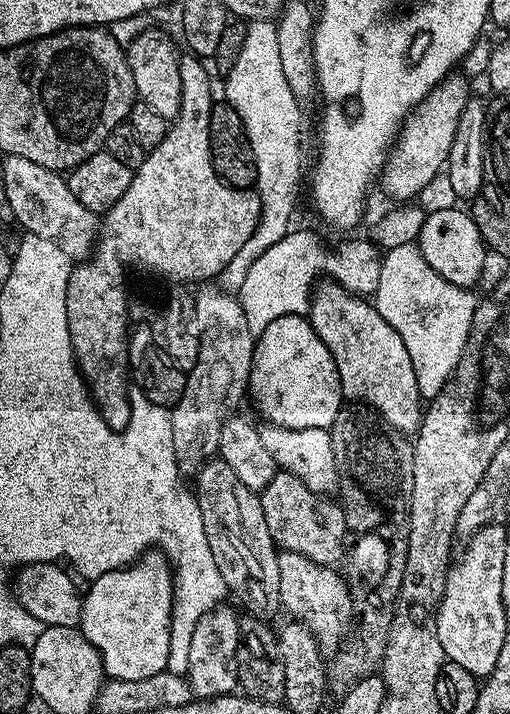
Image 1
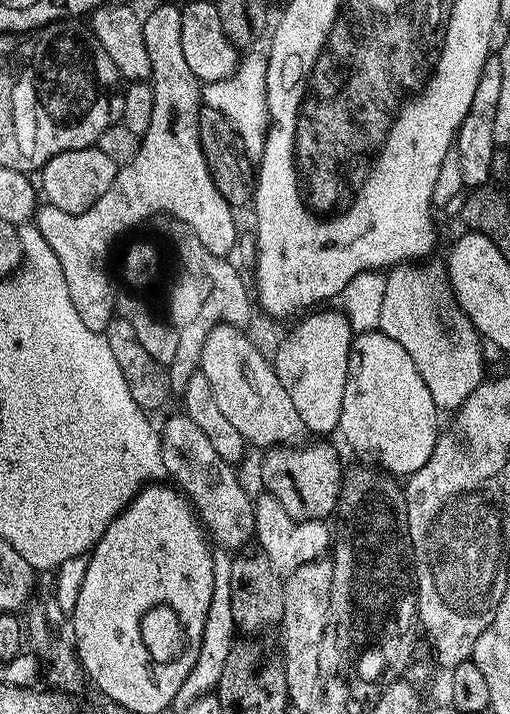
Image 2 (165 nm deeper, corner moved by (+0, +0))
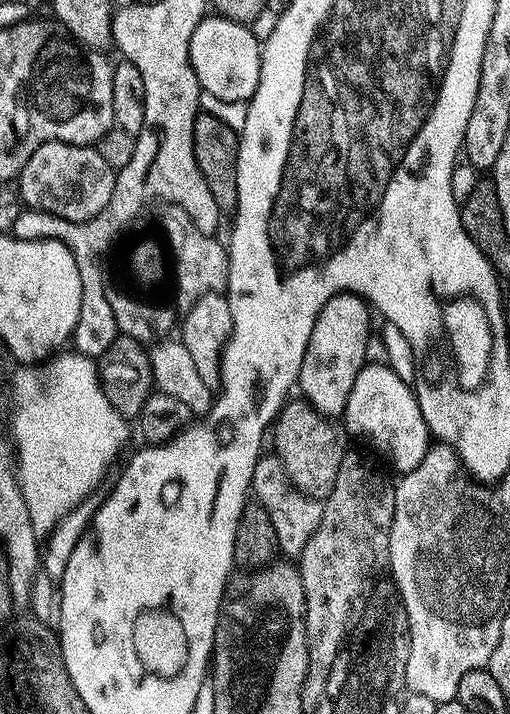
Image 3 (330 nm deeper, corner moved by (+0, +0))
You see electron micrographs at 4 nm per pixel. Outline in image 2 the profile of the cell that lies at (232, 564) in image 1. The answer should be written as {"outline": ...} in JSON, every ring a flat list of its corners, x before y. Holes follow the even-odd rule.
{"outline":[[186,415,170,417,164,428,162,424,159,433,164,471,176,479,175,487,188,497,211,539,215,543,217,540,224,550,240,548,247,540,251,541,256,535,256,506,253,497,248,497,247,490,240,485,237,469,218,455,218,450,214,450,214,445,206,439,206,433]]}

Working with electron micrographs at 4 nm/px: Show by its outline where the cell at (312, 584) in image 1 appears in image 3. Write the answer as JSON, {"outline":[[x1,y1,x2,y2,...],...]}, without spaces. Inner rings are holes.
{"outline":[[274,454,261,455,254,466,250,492,255,503,263,506,266,514,270,514,270,522,274,522,277,549,285,557,299,557,306,542,310,542,310,534,314,534,314,530,318,530,318,522,322,522,323,503,317,497,307,496,297,490,290,482,282,462]]}

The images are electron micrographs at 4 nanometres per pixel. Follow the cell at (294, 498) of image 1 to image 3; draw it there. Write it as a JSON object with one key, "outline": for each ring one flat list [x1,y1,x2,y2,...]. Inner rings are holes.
{"outline":[[292,398,280,409,274,421,274,436,275,432,274,455,282,462,292,485,307,496,327,498,334,478,338,478,338,466,342,466,344,453,350,448,350,437,344,431,343,423,323,416,303,398]]}

